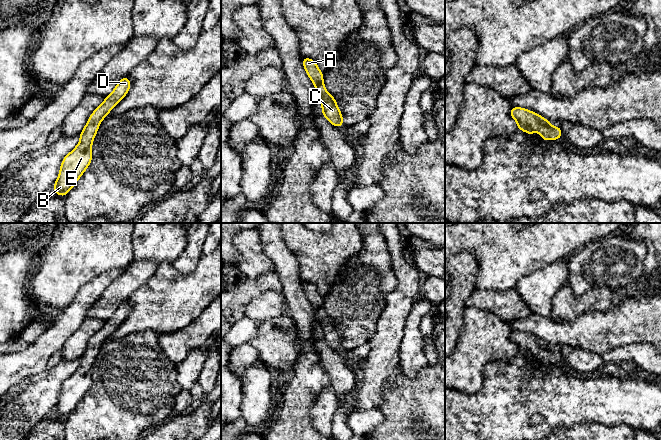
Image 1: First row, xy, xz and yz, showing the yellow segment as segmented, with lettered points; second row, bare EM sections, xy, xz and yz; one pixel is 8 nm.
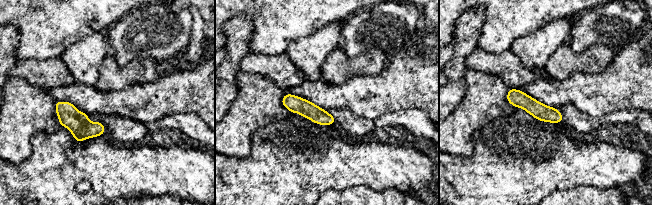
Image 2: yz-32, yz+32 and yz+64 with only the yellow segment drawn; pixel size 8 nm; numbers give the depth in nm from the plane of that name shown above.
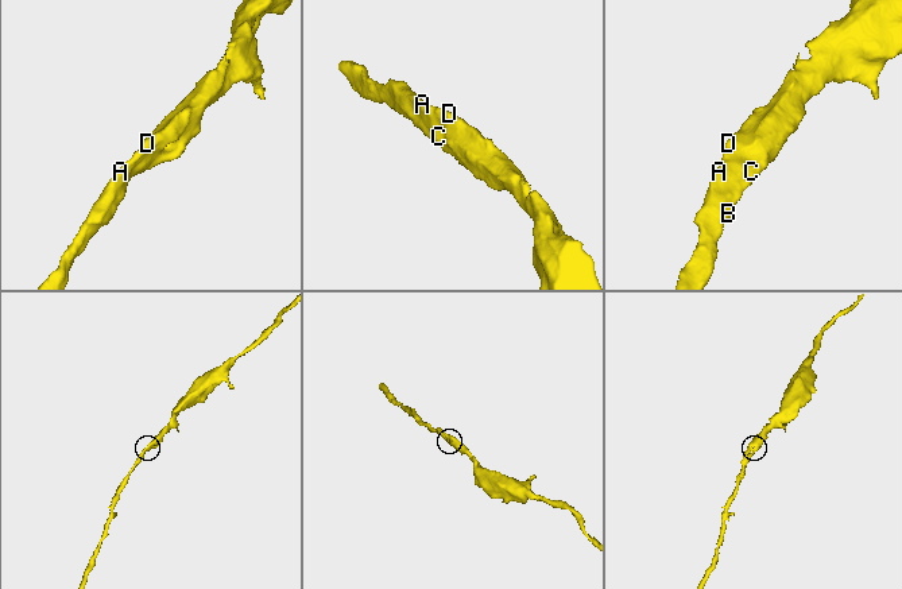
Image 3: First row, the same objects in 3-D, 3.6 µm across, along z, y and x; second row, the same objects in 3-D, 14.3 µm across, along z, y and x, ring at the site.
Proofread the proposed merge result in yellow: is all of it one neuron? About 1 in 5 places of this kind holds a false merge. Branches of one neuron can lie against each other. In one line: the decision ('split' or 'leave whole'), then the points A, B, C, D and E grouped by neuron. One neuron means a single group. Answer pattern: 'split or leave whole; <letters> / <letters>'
leave whole; A B C D E

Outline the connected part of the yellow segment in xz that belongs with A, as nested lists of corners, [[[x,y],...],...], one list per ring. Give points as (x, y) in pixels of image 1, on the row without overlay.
[[[303,281],[302,287],[310,304],[316,311],[315,317],[322,328],[323,340],[335,351],[344,350],[342,337],[337,331],[336,324],[326,315],[323,307],[323,296],[317,291],[317,287],[310,282]]]

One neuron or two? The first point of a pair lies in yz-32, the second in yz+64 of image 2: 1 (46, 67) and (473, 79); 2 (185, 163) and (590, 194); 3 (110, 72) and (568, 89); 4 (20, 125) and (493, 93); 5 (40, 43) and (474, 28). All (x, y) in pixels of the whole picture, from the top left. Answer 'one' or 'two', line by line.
1: two
2: two
3: two
4: one
5: two

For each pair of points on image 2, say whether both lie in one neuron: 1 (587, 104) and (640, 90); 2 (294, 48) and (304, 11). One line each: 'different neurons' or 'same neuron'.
1: same neuron
2: different neurons

